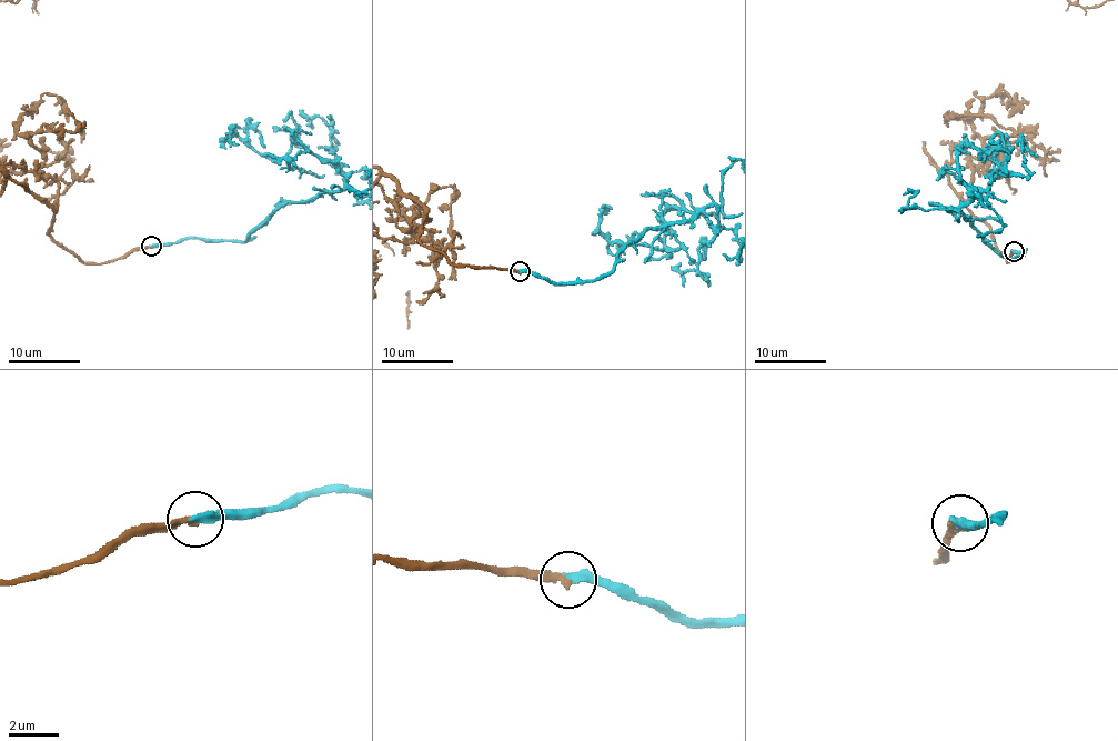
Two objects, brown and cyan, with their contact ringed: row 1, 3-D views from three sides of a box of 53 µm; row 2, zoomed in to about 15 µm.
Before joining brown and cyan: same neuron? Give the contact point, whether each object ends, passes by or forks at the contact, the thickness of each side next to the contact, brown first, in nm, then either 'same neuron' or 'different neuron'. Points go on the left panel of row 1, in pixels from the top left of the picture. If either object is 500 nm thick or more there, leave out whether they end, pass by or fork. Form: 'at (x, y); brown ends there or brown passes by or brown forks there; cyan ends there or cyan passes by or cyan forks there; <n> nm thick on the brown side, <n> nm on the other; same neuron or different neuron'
at (151, 246); brown ends there; cyan ends there; 300 nm thick on the brown side, 320 nm on the other; same neuron

